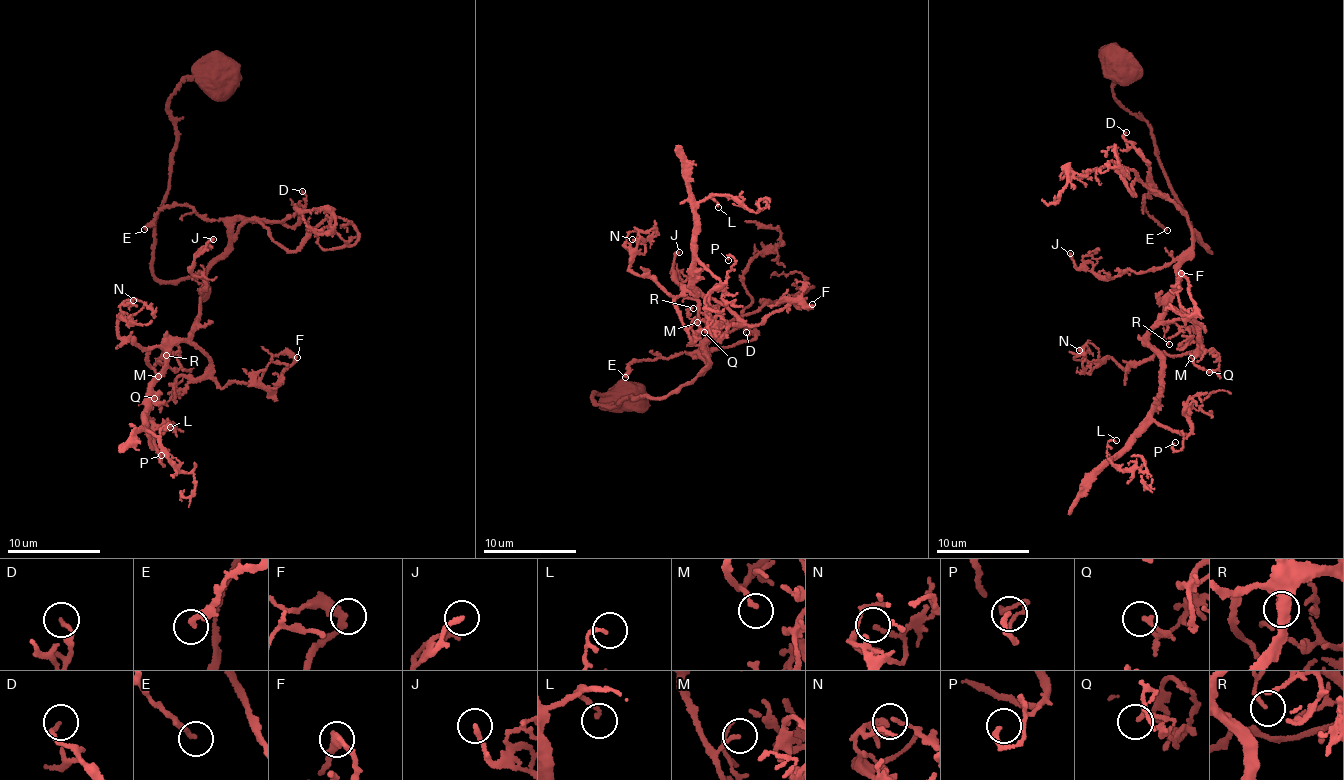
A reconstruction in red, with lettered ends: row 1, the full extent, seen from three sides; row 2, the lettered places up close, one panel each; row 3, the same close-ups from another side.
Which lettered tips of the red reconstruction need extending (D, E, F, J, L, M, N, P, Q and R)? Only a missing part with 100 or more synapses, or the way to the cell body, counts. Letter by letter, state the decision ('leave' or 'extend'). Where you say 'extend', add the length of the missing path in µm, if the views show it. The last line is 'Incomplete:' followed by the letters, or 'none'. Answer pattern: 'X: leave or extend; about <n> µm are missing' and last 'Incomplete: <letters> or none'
D: leave
E: leave
F: leave
J: leave
L: leave
M: leave
N: leave
P: leave
Q: leave
R: leave
Incomplete: none

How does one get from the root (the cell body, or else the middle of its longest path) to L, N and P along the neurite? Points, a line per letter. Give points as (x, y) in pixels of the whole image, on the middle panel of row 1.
L: (623, 402), (593, 395), (665, 397), (710, 361), (695, 214), (708, 196), (718, 207)
N: (623, 402), (593, 395), (665, 397), (710, 361), (701, 294), (632, 271), (645, 249), (632, 239)
P: (623, 402), (593, 395), (612, 407), (632, 393), (665, 397), (708, 363), (695, 262), (721, 281), (728, 260)

